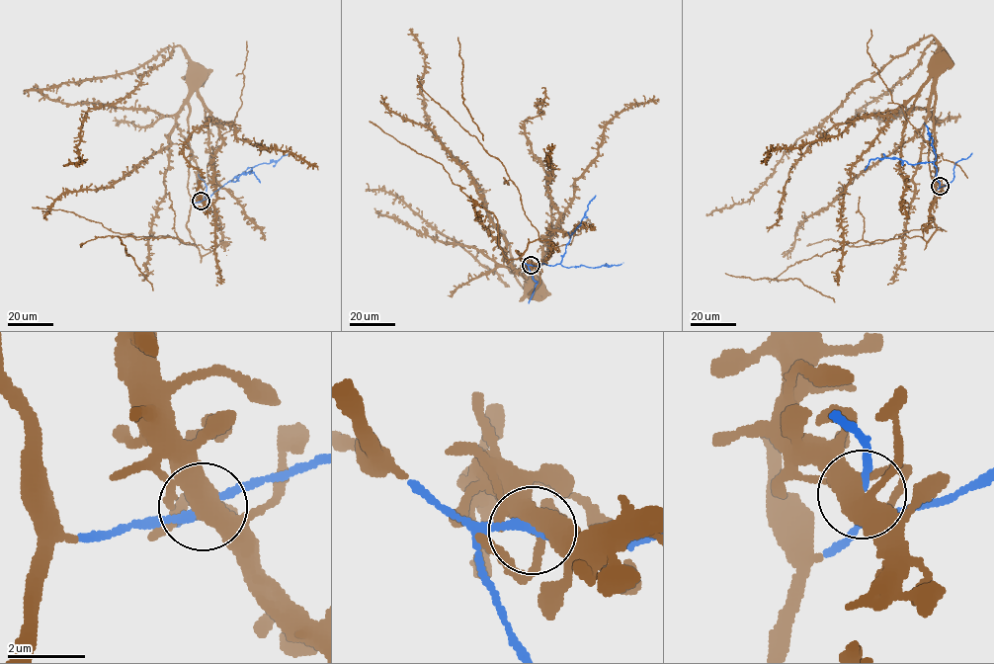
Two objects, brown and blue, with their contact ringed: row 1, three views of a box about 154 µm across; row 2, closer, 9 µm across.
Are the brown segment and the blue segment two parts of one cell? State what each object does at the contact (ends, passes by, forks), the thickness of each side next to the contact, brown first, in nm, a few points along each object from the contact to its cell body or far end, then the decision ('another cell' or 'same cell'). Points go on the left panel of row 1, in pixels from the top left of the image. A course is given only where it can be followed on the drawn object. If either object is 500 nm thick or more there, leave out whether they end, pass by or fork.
brown forks | blue passes by | 440/180 nm | brown via (201, 201), (197, 162), (188, 140), (189, 78), (193, 77) | blue via (201, 201), (244, 173), (252, 172), (260, 183) | same cell

